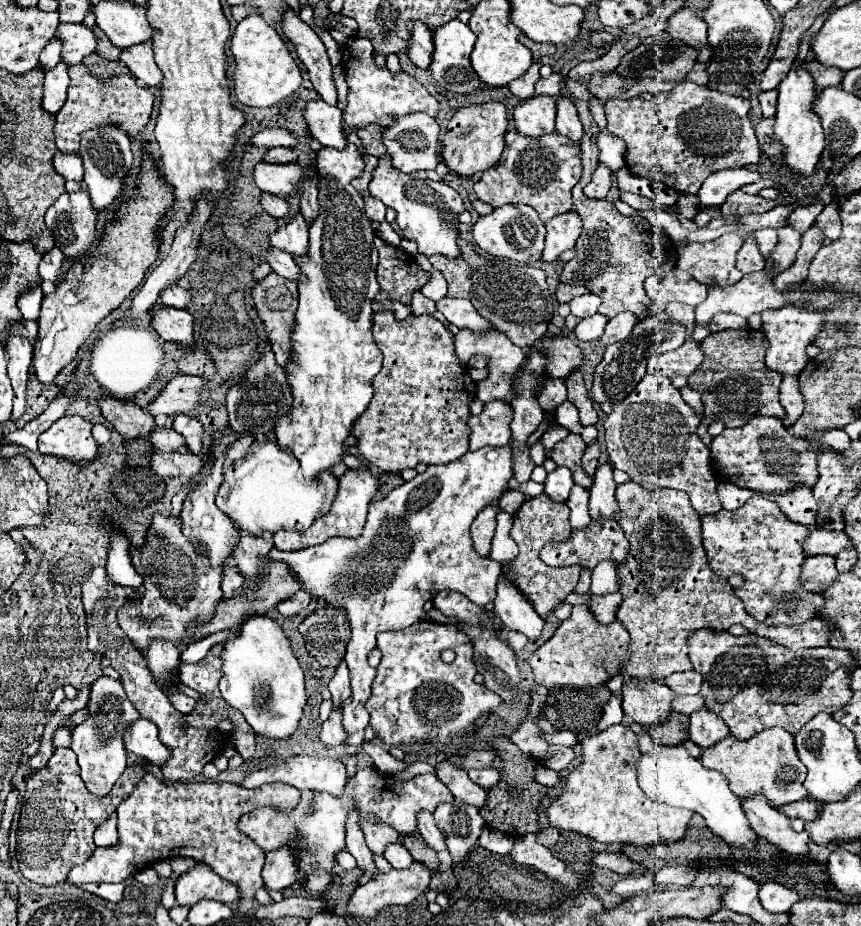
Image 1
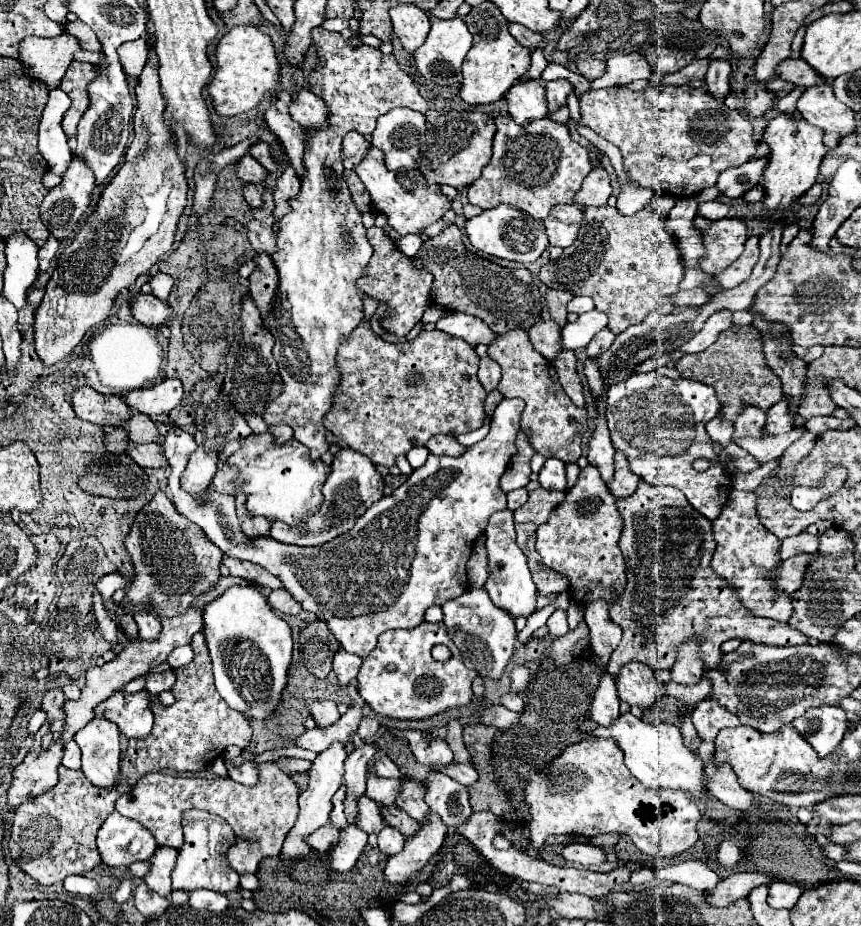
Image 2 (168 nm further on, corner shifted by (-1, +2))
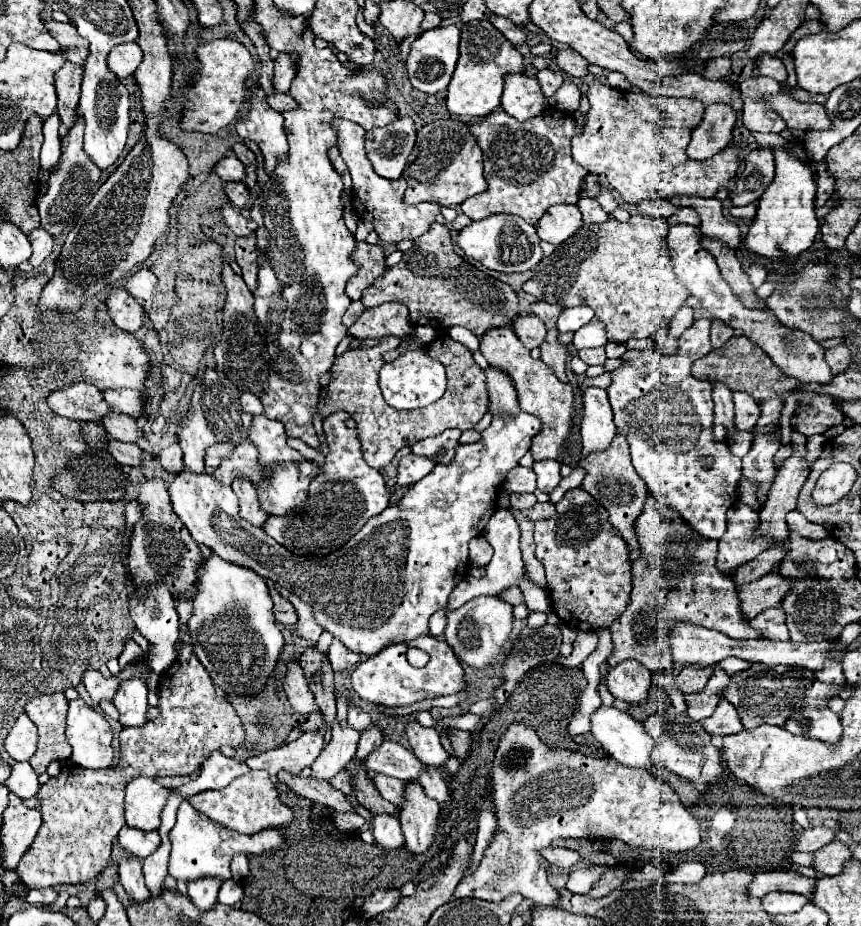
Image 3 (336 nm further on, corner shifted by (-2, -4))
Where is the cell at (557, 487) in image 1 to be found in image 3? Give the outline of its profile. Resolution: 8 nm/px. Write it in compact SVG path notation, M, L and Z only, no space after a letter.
M536 460L532 470L536 472L538 488L542 492L552 492L560 482L560 462L558 460Z

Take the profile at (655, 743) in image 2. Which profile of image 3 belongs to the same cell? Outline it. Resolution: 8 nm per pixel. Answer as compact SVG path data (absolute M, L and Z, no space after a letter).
M602 706L590 716L590 722L592 722L592 728L590 728L592 736L620 764L626 764L632 768L646 768L646 770L650 770L654 766L654 762L650 758L650 754L654 750L654 740L652 740L652 736L648 736L648 732L644 732L644 726L640 722L636 722L630 714L614 708L614 706Z

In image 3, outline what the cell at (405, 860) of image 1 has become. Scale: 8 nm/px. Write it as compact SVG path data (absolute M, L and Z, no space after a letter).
M388 814L374 816L372 832L374 832L374 840L386 850L394 850L404 844L404 834L400 828L400 820L396 816L388 816Z

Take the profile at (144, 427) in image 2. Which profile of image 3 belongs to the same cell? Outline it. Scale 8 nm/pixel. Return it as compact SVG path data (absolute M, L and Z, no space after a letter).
M110 410L108 416L104 416L102 426L110 438L120 442L136 442L142 436L142 430L138 428L138 422L134 418L118 414L114 410Z

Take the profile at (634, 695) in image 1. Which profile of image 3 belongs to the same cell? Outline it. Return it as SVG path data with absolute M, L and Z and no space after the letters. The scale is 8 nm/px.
M624 660L606 674L606 686L614 698L624 702L644 702L652 684L652 674L636 660Z

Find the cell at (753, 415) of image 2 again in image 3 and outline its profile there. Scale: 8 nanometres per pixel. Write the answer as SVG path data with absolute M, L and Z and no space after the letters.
M732 392L734 400L734 424L736 428L752 430L760 418L758 402L746 392Z

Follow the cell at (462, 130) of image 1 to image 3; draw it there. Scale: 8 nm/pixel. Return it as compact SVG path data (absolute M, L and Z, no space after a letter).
M452 118L430 122L416 132L416 144L402 178L408 184L404 192L406 204L434 202L438 206L458 206L486 190L486 180L482 176L482 152L466 124Z

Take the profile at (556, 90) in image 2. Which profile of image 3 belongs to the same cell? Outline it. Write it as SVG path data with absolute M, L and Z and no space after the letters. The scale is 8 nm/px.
M540 70L536 74L536 78L538 78L538 82L542 86L542 92L544 92L546 98L550 98L560 88L560 84L564 80L562 72L558 72L558 70Z

